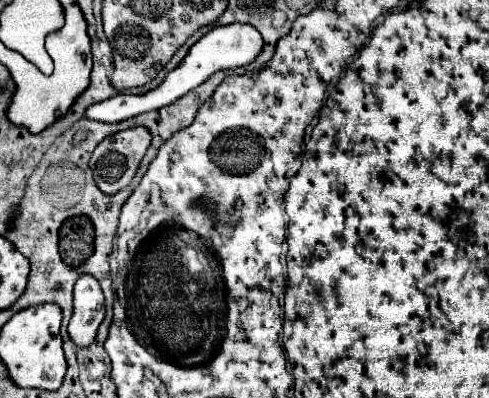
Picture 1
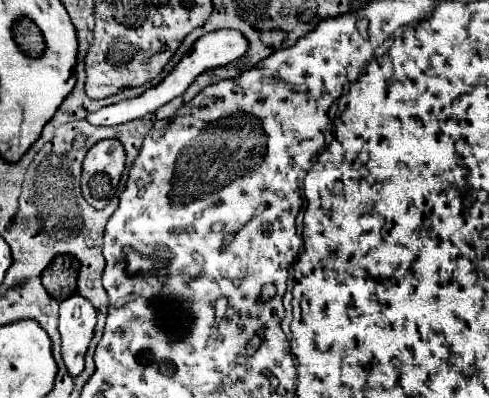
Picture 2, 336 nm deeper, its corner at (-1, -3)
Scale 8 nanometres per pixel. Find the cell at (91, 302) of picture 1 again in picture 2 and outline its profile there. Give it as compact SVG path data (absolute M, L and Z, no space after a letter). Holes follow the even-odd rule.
M74 294L60 302L60 318L58 318L58 332L60 332L60 350L62 360L68 368L68 374L76 378L84 370L84 354L94 334L96 324L96 310L94 306Z

